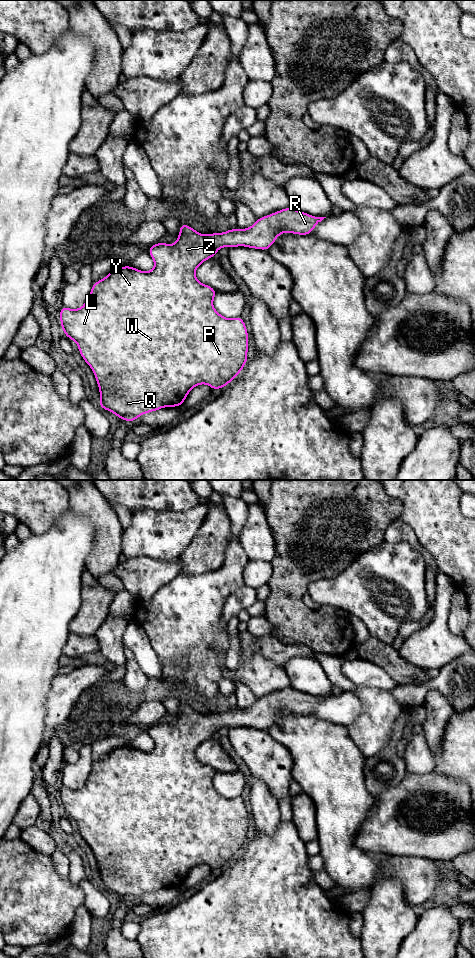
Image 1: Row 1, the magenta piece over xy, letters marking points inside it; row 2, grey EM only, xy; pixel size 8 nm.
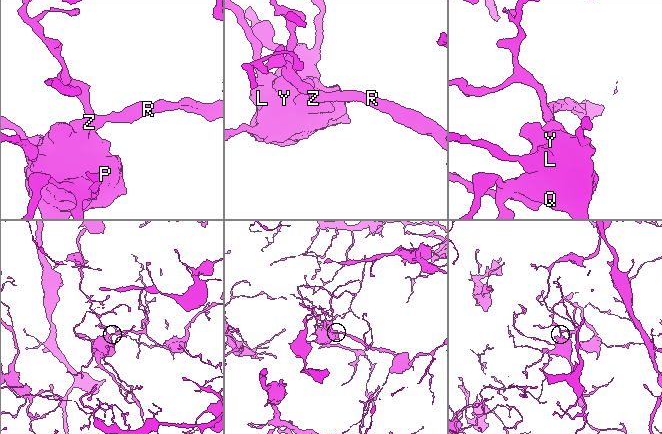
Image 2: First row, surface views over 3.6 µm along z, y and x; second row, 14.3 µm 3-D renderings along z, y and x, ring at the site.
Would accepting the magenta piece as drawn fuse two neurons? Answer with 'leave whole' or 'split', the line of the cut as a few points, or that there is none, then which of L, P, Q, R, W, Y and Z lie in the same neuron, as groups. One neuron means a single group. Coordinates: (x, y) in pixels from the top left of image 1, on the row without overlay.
leave whole | no cut | L P Q R W Y Z

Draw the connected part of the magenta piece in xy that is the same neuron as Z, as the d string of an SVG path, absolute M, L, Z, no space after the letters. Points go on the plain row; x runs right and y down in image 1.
M289 687L257 698L247 709L236 708L208 715L200 714L192 707L180 703L175 724L159 722L148 729L155 743L151 751L143 752L132 746L114 749L103 759L93 763L81 788L69 789L62 786L60 804L63 813L76 822L82 838L94 853L100 871L98 885L131 903L142 894L182 885L190 870L197 865L207 864L212 870L217 870L232 862L248 840L248 811L242 797L228 799L214 789L213 779L217 772L197 760L196 749L204 741L214 737L222 726L268 730L280 714L287 712L309 715L324 698L326 697L312 696Z

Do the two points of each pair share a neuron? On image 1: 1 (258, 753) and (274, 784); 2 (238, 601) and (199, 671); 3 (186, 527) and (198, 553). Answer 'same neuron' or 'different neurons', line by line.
1: same neuron
2: different neurons
3: different neurons

